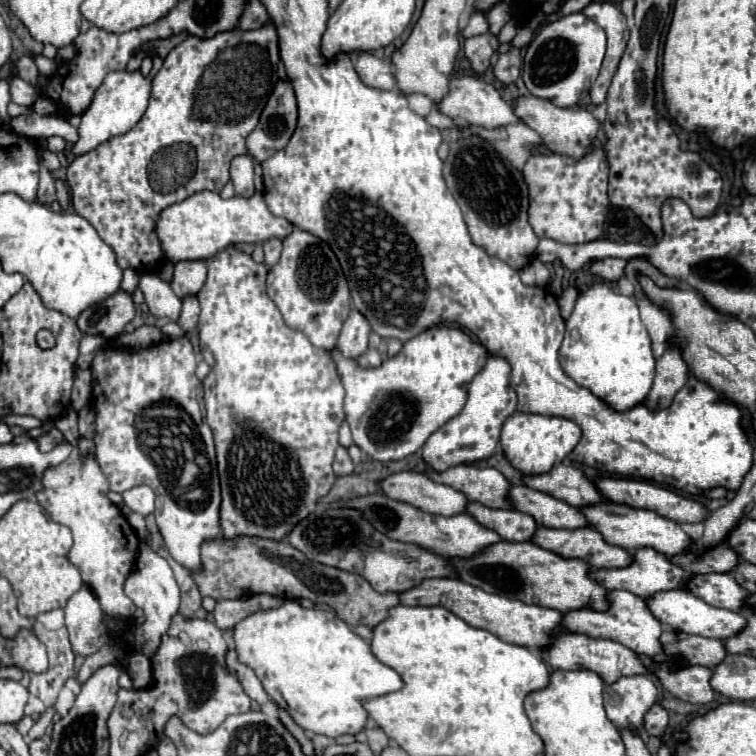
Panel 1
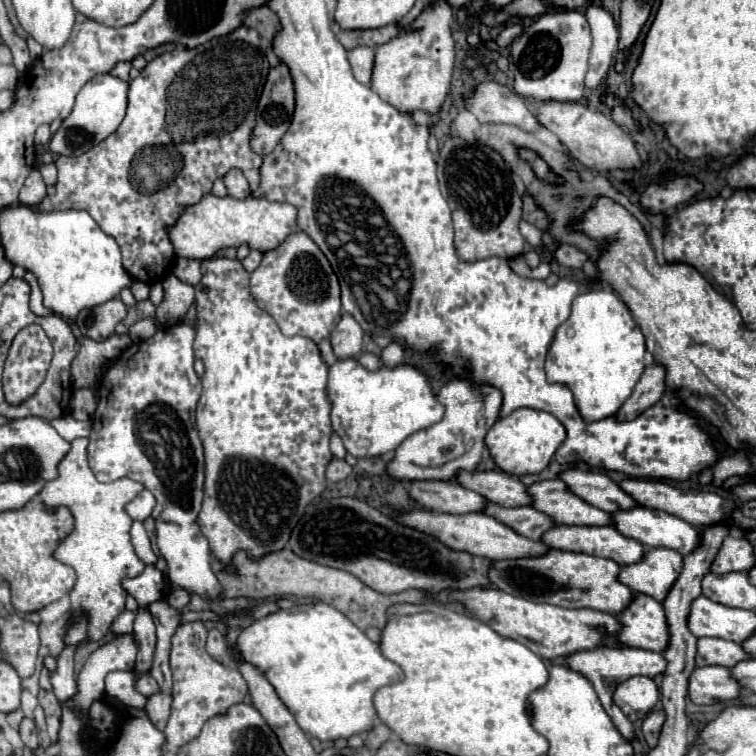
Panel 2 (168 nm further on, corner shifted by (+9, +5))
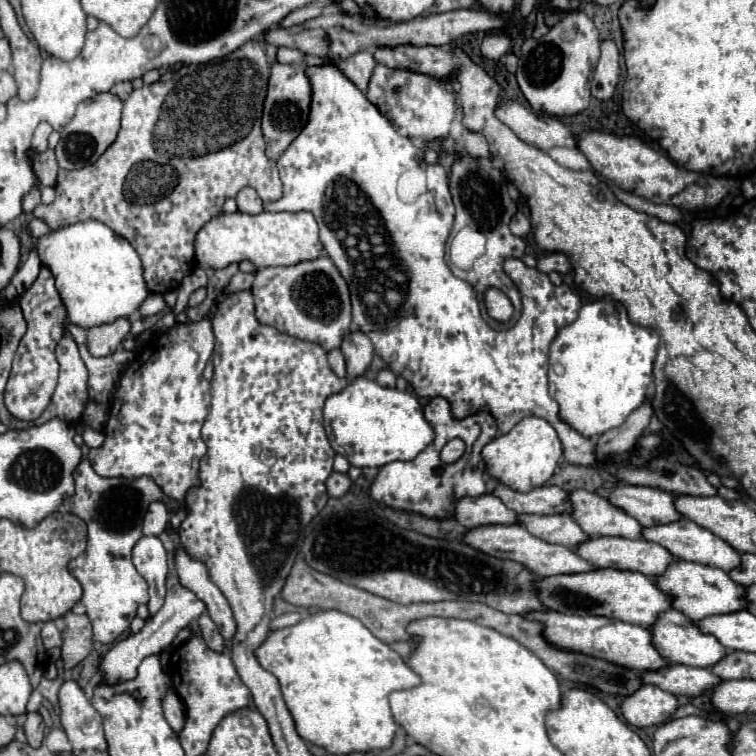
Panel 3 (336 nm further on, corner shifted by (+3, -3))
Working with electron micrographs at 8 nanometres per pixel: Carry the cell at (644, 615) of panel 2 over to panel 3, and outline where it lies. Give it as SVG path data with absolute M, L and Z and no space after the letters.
M679 610L663 612L659 616L659 620L653 624L651 632L653 632L653 644L657 646L661 656L667 658L671 664L687 664L687 666L711 668L727 654L727 648L721 646L721 642L713 634L703 634L699 630L699 626Z

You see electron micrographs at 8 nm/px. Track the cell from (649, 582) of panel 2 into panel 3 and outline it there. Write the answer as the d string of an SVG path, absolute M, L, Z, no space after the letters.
M677 560L667 568L663 576L657 578L657 584L659 588L663 588L663 592L671 592L675 596L673 608L681 610L695 622L713 614L729 614L747 608L747 598L745 598L747 588L743 584L735 584L727 572L705 564Z

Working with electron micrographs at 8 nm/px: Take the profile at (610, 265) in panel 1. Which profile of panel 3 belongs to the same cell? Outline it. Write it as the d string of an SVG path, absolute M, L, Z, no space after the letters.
M559 252L547 254L547 256L539 258L539 260L537 260L537 268L539 268L541 272L545 272L545 274L549 274L549 272L559 272L559 274L571 272L571 264L569 264L567 256L565 256L565 254L559 254Z

